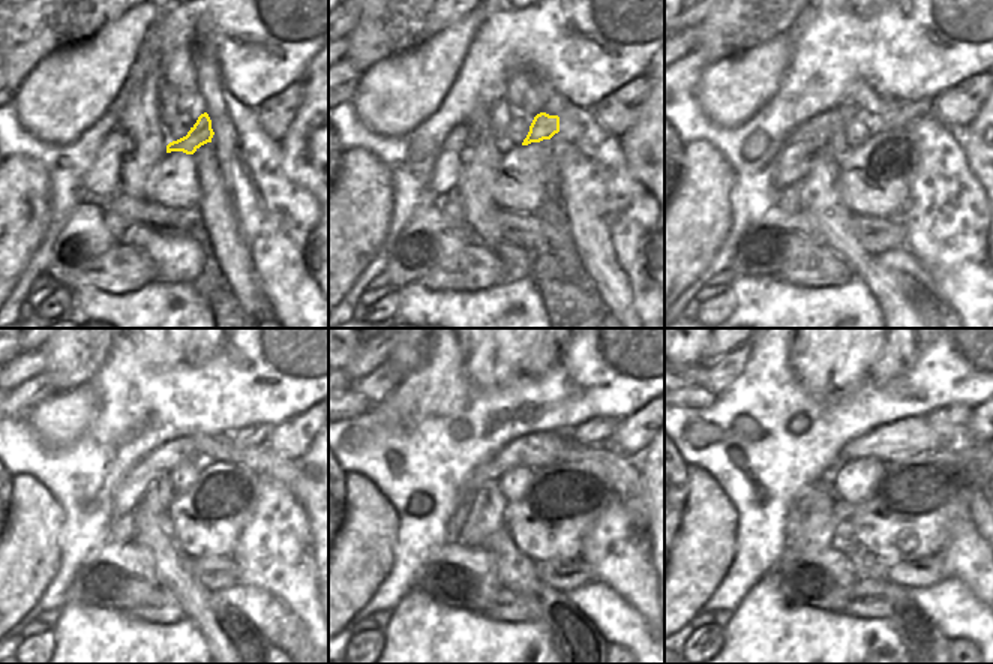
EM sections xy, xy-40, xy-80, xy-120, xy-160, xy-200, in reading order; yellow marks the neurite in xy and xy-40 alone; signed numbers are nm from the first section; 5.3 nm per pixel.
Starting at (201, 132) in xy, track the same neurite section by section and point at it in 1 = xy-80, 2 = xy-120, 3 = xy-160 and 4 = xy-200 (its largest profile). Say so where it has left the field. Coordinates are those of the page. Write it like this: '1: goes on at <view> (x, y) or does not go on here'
1: goes on at xy-80 (900, 113)
2: goes on at xy-120 (255, 435)
3: goes on at xy-160 (594, 430)
4: goes on at xy-200 (956, 414)

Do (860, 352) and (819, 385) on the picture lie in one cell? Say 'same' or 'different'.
same

